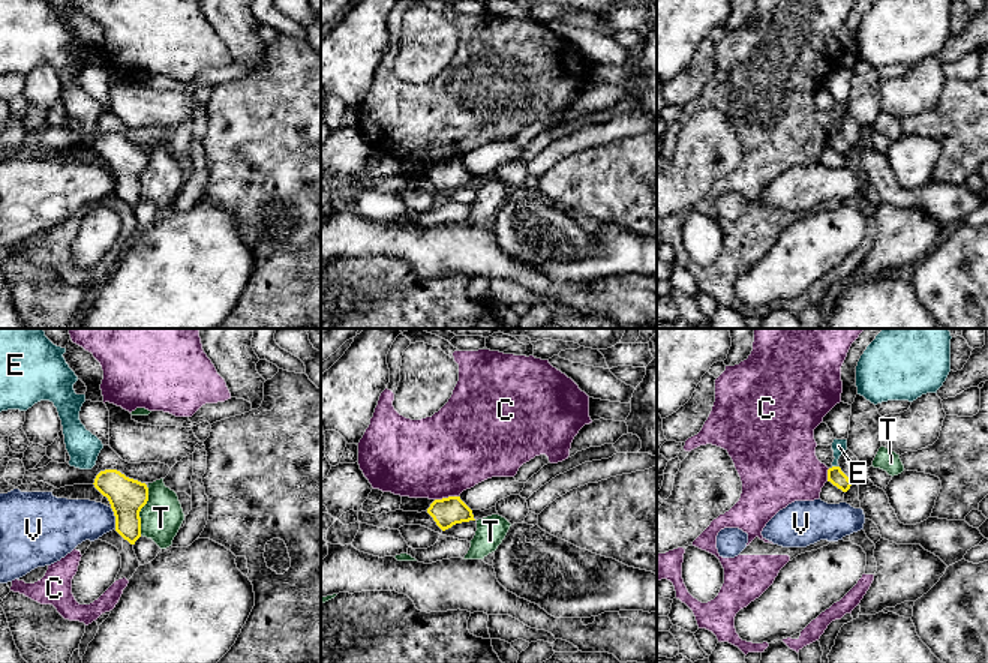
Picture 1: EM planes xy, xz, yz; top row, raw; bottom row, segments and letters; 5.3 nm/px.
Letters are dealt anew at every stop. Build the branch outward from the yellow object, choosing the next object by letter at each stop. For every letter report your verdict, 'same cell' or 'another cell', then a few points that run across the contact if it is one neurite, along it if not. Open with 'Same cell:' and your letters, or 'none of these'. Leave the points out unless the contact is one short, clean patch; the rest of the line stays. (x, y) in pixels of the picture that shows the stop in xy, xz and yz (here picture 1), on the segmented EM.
Same cell: none of these
C: another cell
E: another cell; line yz (838, 465), (831, 468)
T: another cell
V: another cell

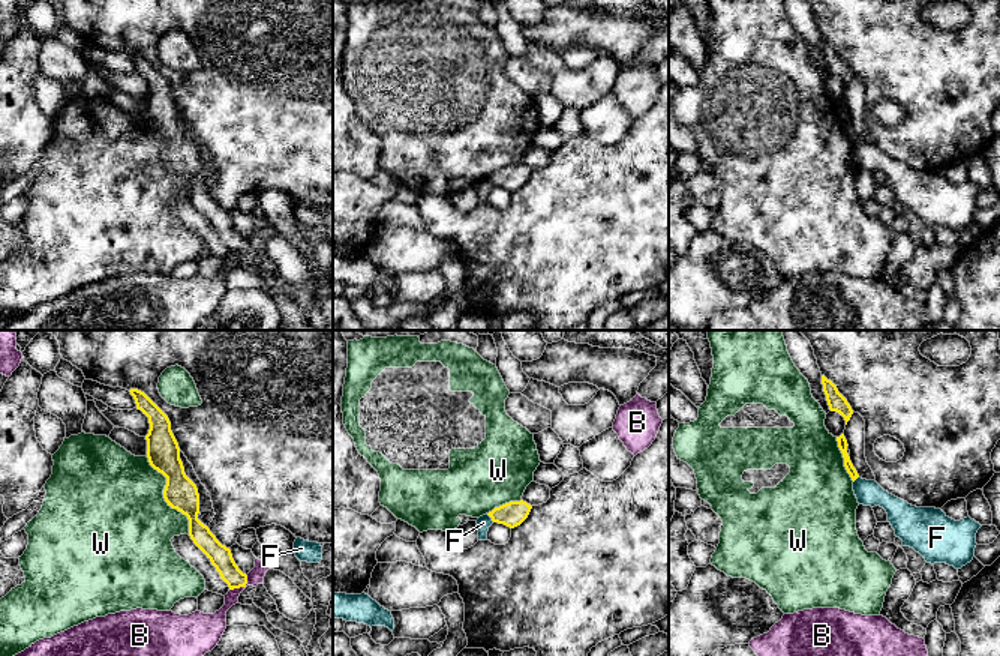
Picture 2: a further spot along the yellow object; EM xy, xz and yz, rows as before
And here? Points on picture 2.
Same cell: none of these
B: another cell
F: another cell
W: another cell

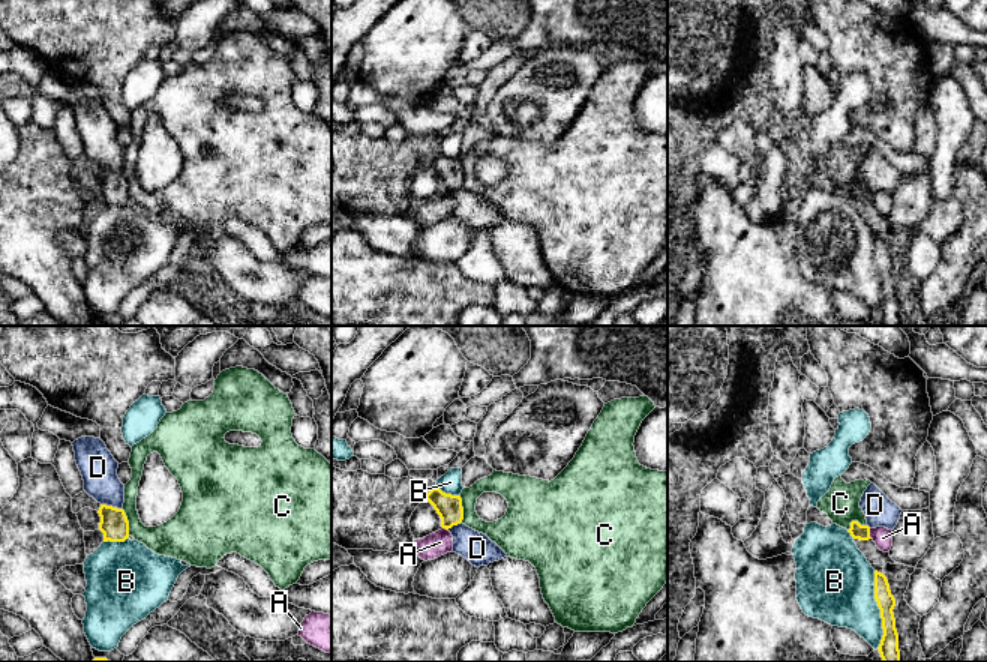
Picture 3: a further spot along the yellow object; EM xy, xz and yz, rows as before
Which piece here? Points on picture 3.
Same cell: none of these
A: another cell; line yz (869, 529), (872, 538)
B: another cell
C: another cell; line xy (122, 509), (128, 521), (129, 535)
D: another cell

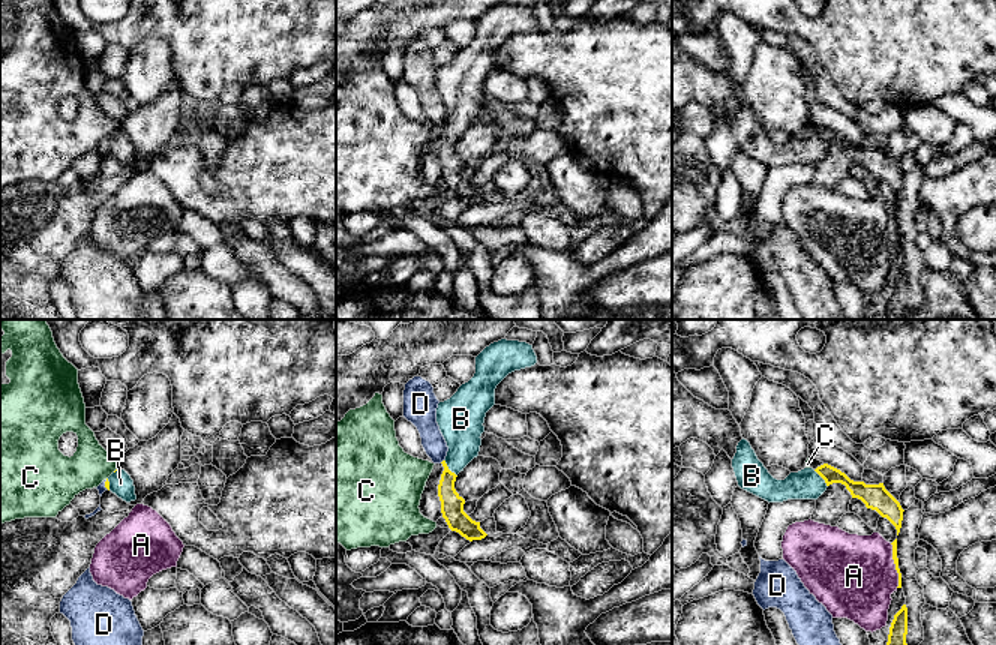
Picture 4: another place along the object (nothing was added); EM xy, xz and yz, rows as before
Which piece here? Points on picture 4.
Same cell: B
A: another cell; line yz (890, 543), (897, 573), (897, 587)
B: same cell; line xz (452, 506), (447, 495), (447, 468), (461, 453), (461, 425)
C: another cell
D: another cell

